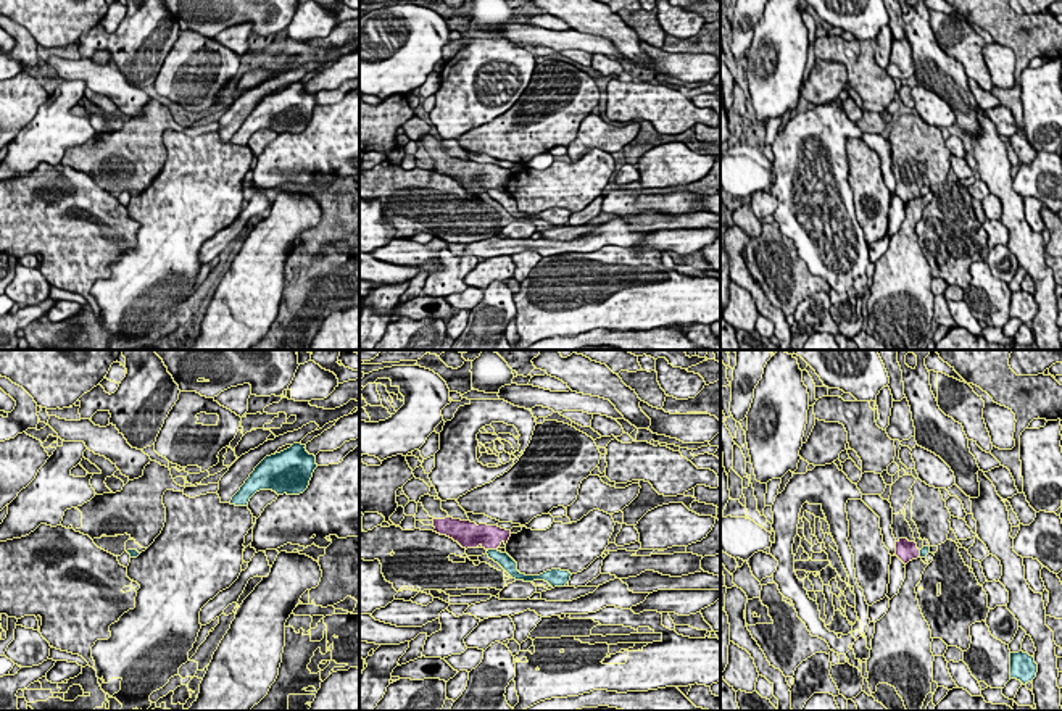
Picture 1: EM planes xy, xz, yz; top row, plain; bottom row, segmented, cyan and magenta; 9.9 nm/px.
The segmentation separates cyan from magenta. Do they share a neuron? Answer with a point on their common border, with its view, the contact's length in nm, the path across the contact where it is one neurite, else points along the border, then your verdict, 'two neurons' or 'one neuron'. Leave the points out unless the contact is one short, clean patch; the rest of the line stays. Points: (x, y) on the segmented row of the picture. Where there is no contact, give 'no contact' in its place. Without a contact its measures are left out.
meets cyan in xz at (492, 550); contact 80 nm long; border along xz (489, 548), (495, 550); two neurons

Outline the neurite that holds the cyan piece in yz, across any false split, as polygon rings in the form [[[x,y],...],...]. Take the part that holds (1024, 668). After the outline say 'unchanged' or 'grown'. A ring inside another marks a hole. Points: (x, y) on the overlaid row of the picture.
[[[1010,653],[1010,679],[1020,680],[1023,685],[1033,682],[1038,672],[1035,658],[1028,653]]]; unchanged

